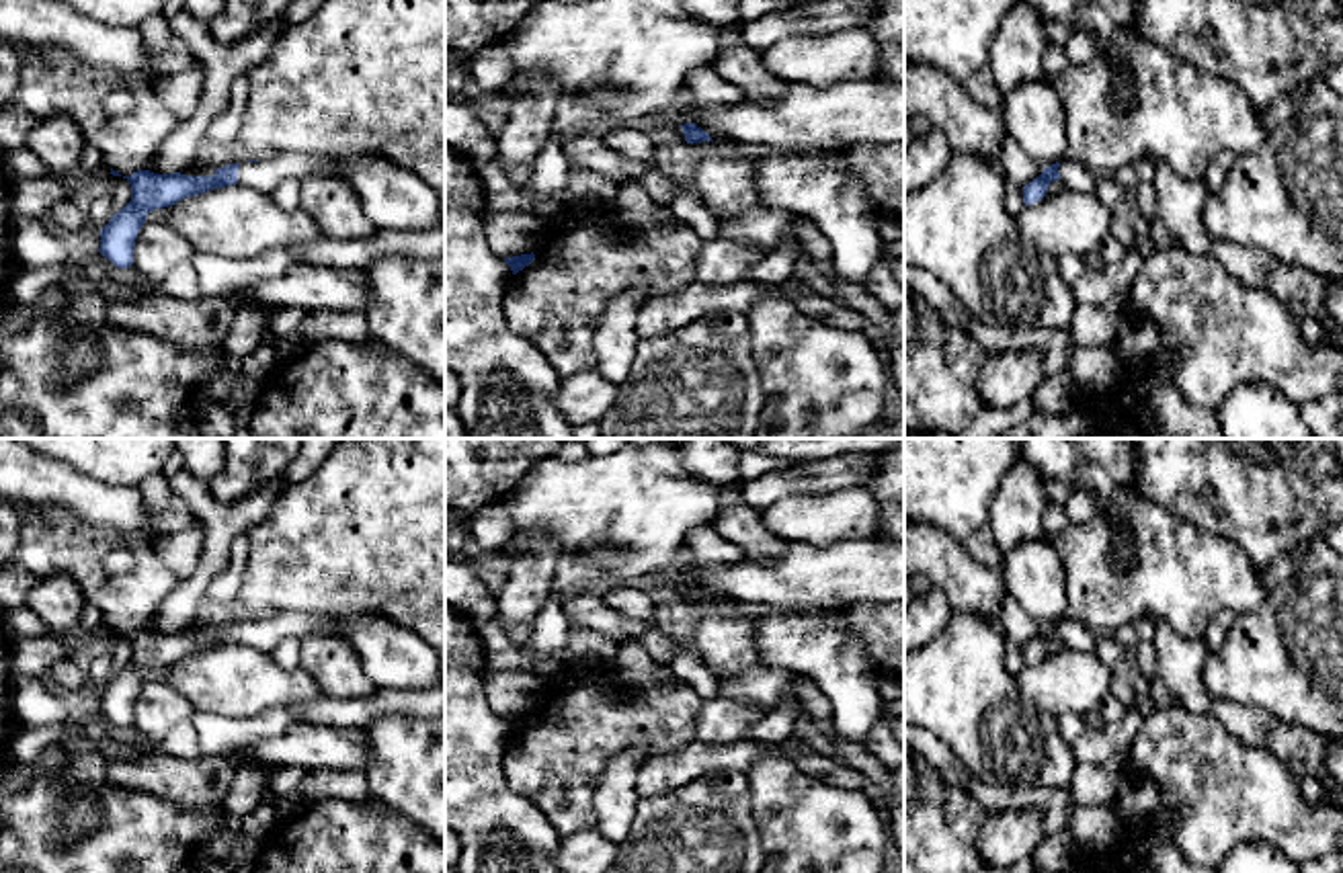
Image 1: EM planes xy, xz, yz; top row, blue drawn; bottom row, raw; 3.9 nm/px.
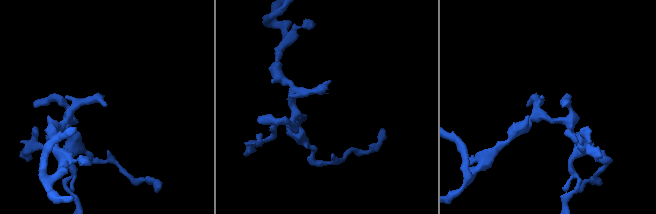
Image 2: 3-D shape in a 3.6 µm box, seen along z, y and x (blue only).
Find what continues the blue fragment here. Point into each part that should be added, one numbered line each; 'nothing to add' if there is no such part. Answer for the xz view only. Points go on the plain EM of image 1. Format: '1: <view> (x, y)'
nothing to add

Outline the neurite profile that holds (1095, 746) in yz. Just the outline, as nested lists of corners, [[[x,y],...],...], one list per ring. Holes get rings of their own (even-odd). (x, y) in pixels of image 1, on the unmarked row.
[[[1136,707],[1115,723],[1105,723],[1099,730],[1087,730],[1076,742],[1070,744],[1070,752],[1076,764],[1103,764],[1113,756],[1128,752],[1142,728],[1144,717]]]

